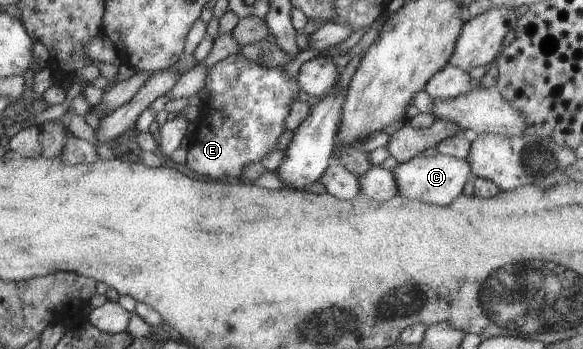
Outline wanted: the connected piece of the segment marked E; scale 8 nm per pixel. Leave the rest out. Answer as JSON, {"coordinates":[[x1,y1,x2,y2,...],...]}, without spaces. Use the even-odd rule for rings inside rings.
{"coordinates":[[237,52,207,67,202,89,209,96,203,100,201,106,194,109,193,120,197,125,185,147,187,153,184,164,195,176,217,181,235,181,249,162,260,162,265,154,275,148,277,138,285,129,283,124,285,116,289,114,289,106,295,101,299,90,297,81,291,78,283,67,267,68,247,60]]}

